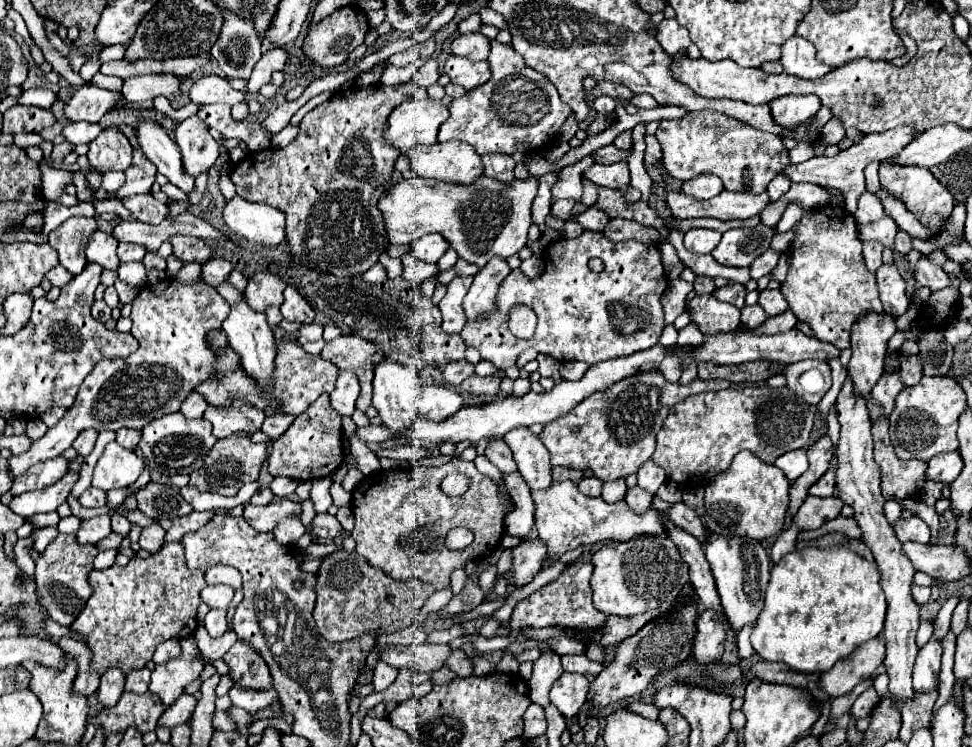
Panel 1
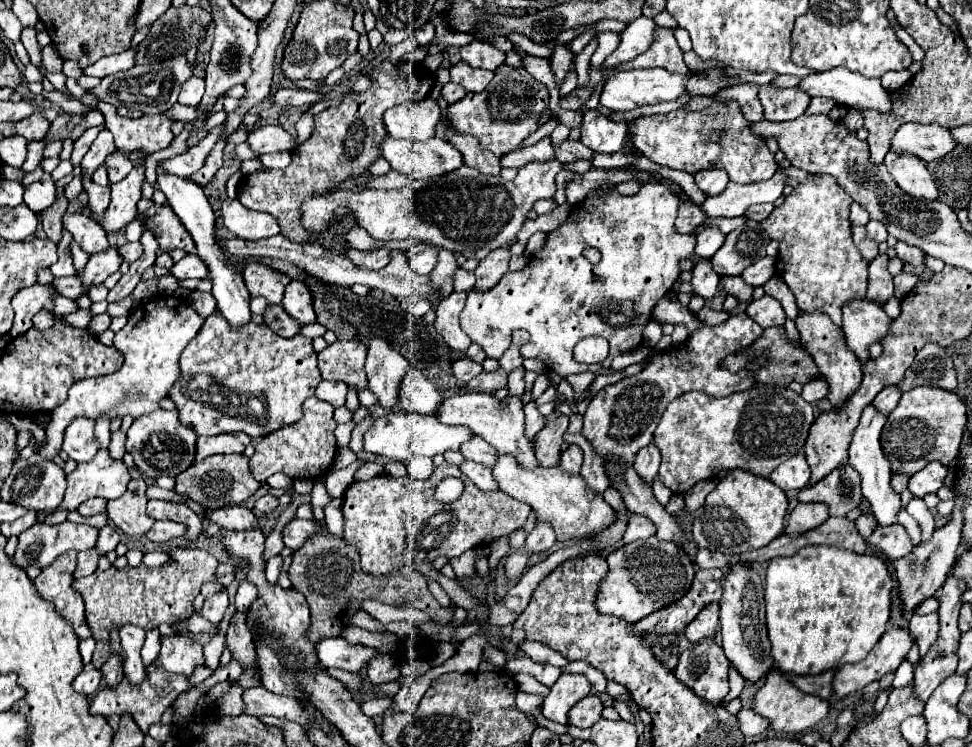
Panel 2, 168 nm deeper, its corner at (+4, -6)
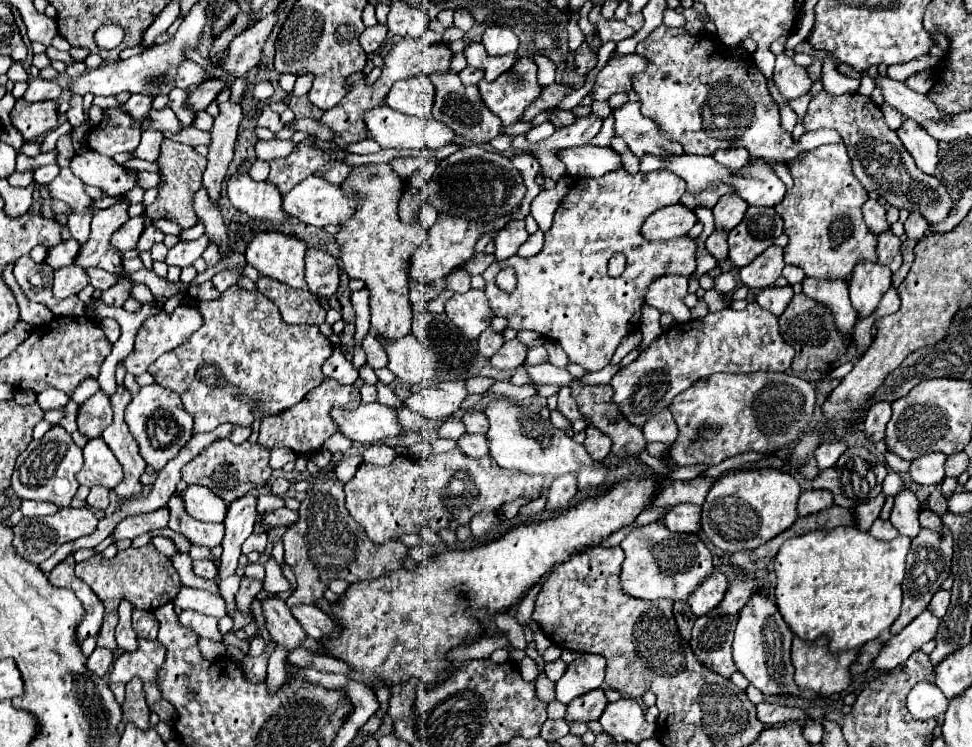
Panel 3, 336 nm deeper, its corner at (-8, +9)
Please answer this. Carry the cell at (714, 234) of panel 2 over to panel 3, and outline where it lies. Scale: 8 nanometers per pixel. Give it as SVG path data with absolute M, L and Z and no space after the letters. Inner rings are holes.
M723 196L713 208L715 228L729 232L733 226L737 226L743 220L745 210L747 210L747 204L745 200L741 200L741 196Z

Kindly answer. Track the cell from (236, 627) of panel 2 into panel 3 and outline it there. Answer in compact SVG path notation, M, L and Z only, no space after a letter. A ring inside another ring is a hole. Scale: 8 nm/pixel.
M243 578L241 588L237 592L237 610L243 614L251 614L251 602L263 590L263 584L255 578Z

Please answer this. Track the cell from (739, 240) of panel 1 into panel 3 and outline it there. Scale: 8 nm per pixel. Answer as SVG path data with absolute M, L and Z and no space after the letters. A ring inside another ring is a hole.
M749 206L743 222L729 232L729 260L741 268L781 234L783 220L773 208Z

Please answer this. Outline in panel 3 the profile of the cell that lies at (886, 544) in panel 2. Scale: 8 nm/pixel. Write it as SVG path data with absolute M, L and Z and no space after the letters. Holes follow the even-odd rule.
M881 518L873 522L869 534L873 534L873 536L879 538L879 540L893 540L893 538L899 536L899 534L897 534L897 528L895 528L889 520L881 520Z

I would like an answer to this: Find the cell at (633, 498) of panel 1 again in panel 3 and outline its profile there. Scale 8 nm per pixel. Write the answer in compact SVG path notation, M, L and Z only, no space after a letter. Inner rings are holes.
M677 504L667 510L663 518L659 518L661 524L665 524L673 532L693 532L697 534L699 530L699 518L701 518L701 508L695 504Z

